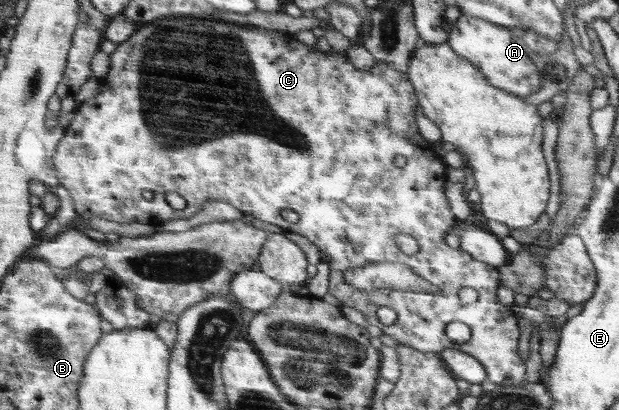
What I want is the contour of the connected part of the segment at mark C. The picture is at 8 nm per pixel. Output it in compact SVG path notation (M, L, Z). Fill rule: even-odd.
M170 17L164 19L157 18L154 23L150 22L146 26L137 29L126 41L117 44L116 49L110 55L110 67L104 77L97 78L100 91L92 99L77 105L72 121L64 128L63 141L59 147L53 161L58 171L59 185L65 187L74 201L77 216L86 219L100 218L114 221L120 224L141 223L154 227L164 222L176 221L178 219L190 219L198 211L202 211L204 203L210 199L224 200L232 207L240 209L244 214L250 214L253 218L268 222L282 228L284 231L292 231L306 237L312 242L320 252L330 256L330 285L328 293L339 300L341 305L346 305L357 309L362 315L366 316L369 325L376 326L381 332L396 339L398 344L415 348L422 352L442 352L443 350L454 349L468 353L476 357L480 364L487 370L486 386L490 387L493 383L497 384L520 384L528 383L527 364L524 355L520 355L520 318L516 317L516 306L502 305L498 301L498 289L504 287L500 283L499 267L484 264L480 260L474 259L466 251L459 248L452 248L446 245L446 235L452 230L455 217L450 211L450 204L444 193L445 183L452 183L449 173L452 167L438 157L437 145L428 142L418 132L416 124L416 107L419 105L418 95L414 85L410 82L407 75L390 64L377 62L370 69L356 68L347 56L345 51L330 50L322 53L314 46L300 43L295 38L295 34L283 31L272 31L269 29L257 28L248 25L236 25L236 23L222 23L216 19L196 19L196 17ZM176 191L186 199L186 207L182 211L172 209L166 202L166 193ZM284 209L292 209L299 216L298 223L288 223L281 216ZM399 234L412 236L420 246L420 251L416 255L405 255L396 245L396 237ZM380 262L399 262L409 265L414 274L421 279L428 281L436 287L432 293L392 293L392 291L362 291L348 284L344 279L344 272L356 270L368 264ZM463 287L472 287L478 292L478 299L474 303L465 304L460 301L458 293ZM380 307L391 307L396 311L397 319L392 325L384 325L378 320L376 311ZM452 321L461 321L470 326L471 336L466 343L452 343L446 337L445 329Z

